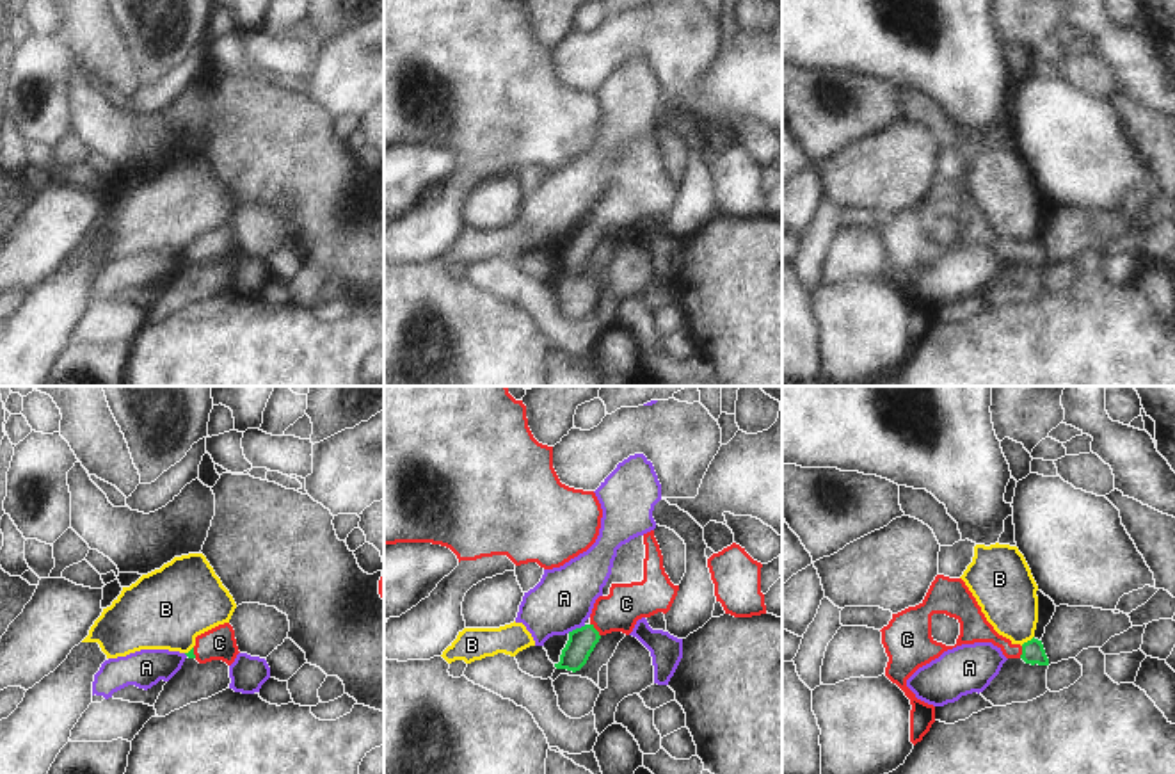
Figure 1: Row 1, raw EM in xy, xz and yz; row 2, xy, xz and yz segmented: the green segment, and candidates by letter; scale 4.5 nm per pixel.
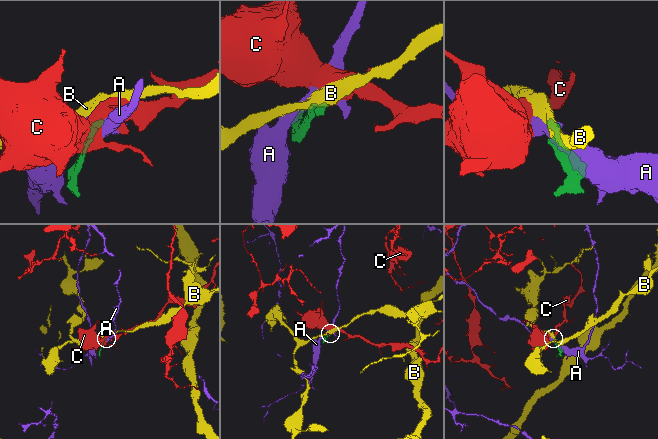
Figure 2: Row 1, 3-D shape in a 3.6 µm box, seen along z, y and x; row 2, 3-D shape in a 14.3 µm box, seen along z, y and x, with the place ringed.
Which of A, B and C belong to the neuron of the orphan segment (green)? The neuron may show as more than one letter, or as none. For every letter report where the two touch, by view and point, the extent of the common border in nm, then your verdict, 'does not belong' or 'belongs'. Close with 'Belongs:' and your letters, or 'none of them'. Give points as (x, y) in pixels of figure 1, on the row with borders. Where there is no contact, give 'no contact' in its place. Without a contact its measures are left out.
A: meets green in xz at (576, 628); contact 90 nm long; does not belong
B: meets green in yz at (1028, 641); contact 80 nm long; does not belong
C: meets green in xz at (596, 630); contact 80 nm long; belongs
Belongs: C

